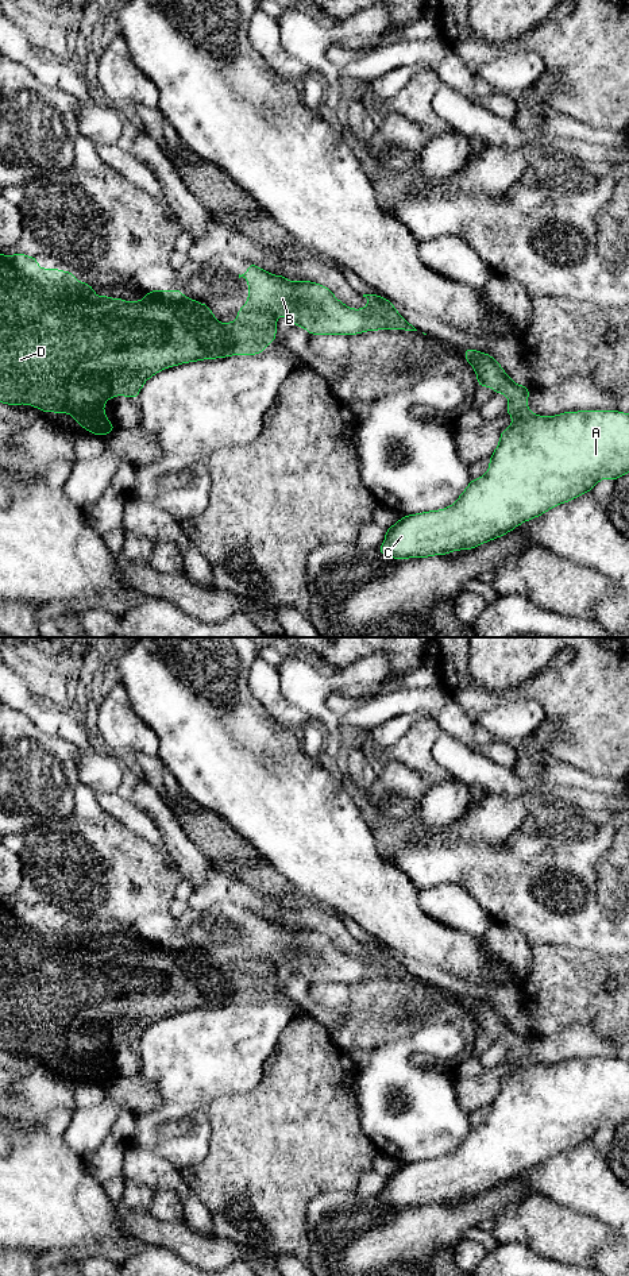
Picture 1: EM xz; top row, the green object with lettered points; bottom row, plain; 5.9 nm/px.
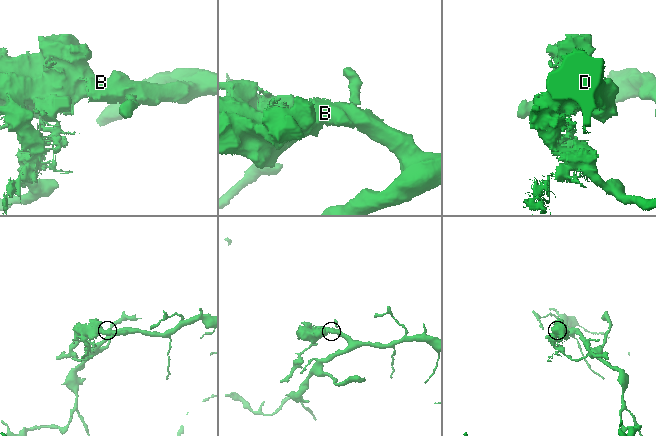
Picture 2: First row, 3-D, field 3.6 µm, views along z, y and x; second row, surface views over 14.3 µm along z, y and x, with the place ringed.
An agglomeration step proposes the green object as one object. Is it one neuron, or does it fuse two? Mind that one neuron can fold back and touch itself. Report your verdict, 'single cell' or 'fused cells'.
fused cells

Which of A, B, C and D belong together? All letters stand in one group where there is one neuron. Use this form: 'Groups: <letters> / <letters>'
Groups: A B C / D

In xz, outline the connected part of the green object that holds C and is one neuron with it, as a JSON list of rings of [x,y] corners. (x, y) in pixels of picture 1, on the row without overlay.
[[[463,998],[466,1009],[476,1021],[478,1036],[490,1034],[494,1041],[509,1045],[506,1061],[513,1065],[513,1071],[501,1080],[487,1121],[471,1127],[455,1152],[440,1159],[402,1164],[386,1177],[385,1190],[377,1199],[393,1207],[475,1196],[593,1138],[603,1126],[616,1129],[629,1121],[629,1063],[620,1059],[579,1059],[537,1064],[526,1055],[530,1036],[514,1032],[491,1003]]]

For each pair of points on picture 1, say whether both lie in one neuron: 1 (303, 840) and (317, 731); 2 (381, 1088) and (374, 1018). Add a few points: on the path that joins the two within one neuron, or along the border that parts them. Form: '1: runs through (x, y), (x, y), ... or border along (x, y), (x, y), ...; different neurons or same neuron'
1: border along (301, 746), (320, 767); different neurons
2: border along (382, 1044), (366, 1063), (358, 1066); different neurons

